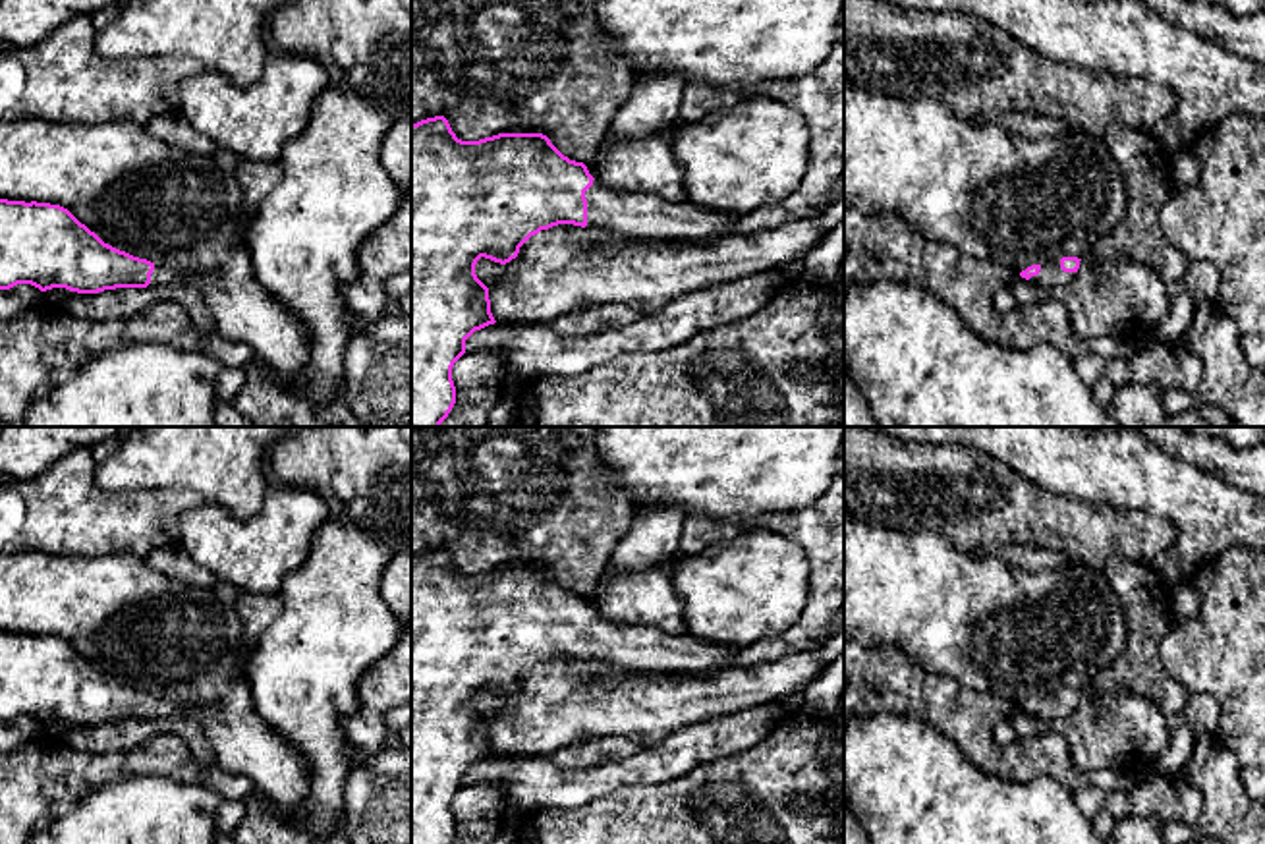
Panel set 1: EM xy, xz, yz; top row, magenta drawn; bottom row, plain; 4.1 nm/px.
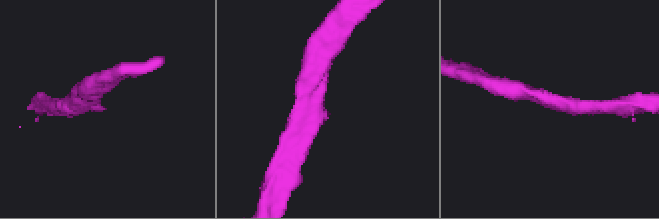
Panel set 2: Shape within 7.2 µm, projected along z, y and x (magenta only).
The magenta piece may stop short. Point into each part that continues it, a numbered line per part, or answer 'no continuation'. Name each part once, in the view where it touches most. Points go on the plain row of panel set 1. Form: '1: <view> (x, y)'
1: xz (644, 649)

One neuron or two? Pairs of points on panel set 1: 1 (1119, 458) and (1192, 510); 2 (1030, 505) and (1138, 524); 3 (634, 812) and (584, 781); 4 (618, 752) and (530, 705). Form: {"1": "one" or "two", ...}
{"1": "one", "2": "one", "3": "two", "4": "two"}

